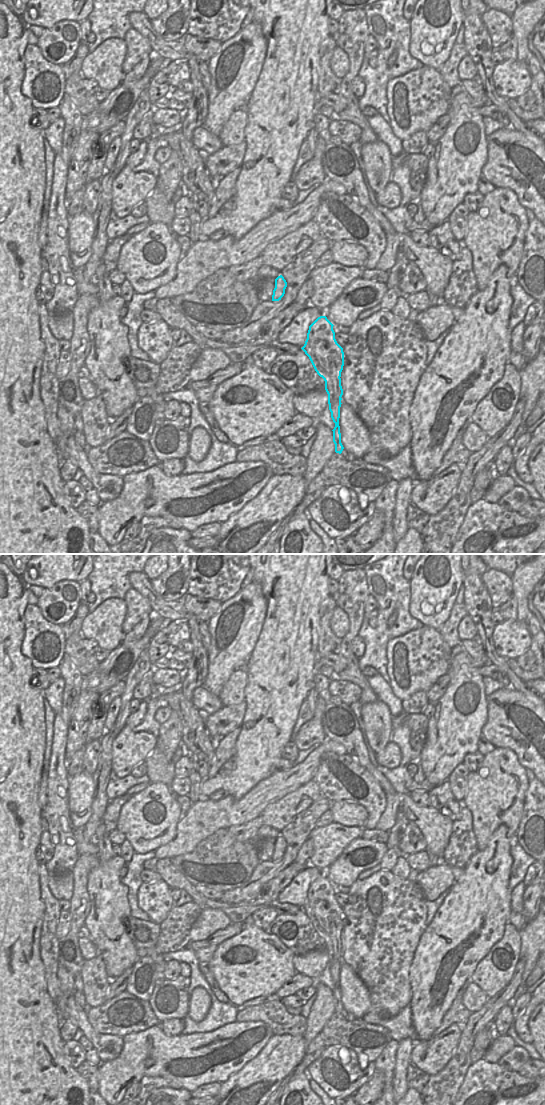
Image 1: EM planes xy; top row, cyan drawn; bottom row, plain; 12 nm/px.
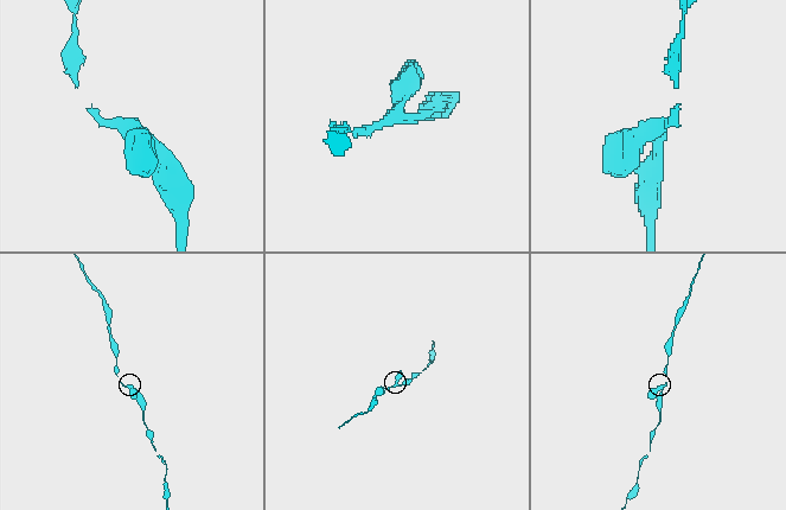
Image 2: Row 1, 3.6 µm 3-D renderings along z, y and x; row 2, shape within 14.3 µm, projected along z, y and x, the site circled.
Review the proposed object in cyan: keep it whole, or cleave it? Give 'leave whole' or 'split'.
leave whole

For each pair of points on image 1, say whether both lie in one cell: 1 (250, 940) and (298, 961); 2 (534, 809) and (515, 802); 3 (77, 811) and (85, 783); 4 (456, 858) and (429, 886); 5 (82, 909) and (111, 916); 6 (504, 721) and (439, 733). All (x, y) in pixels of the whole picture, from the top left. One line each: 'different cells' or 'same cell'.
1: different cells
2: different cells
3: same cell
4: different cells
5: different cells
6: different cells

